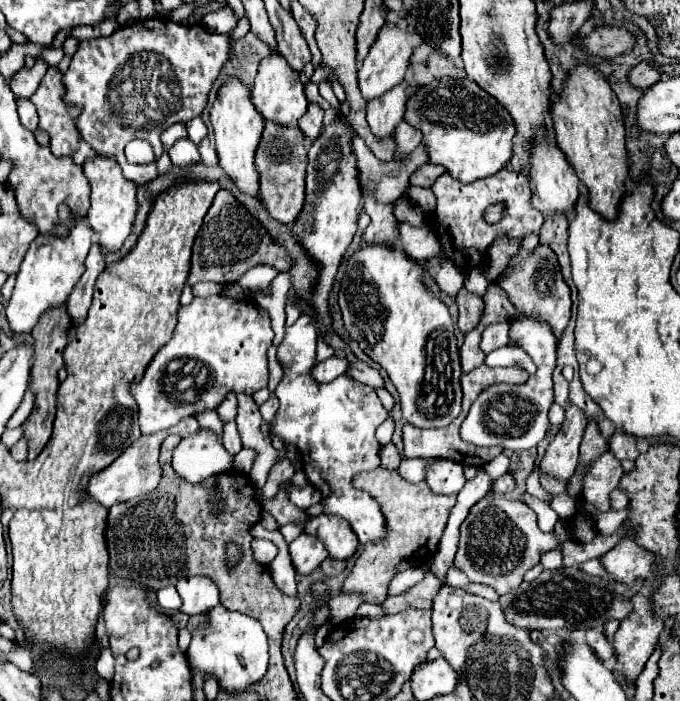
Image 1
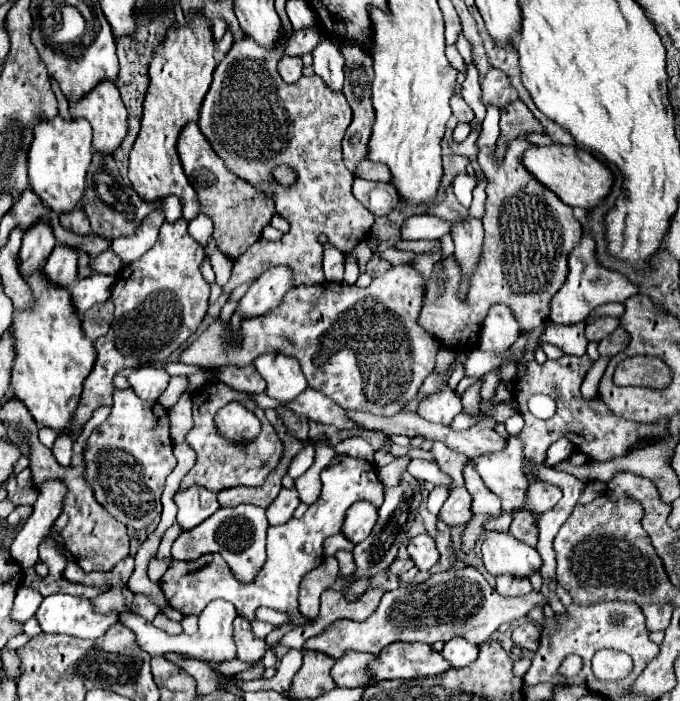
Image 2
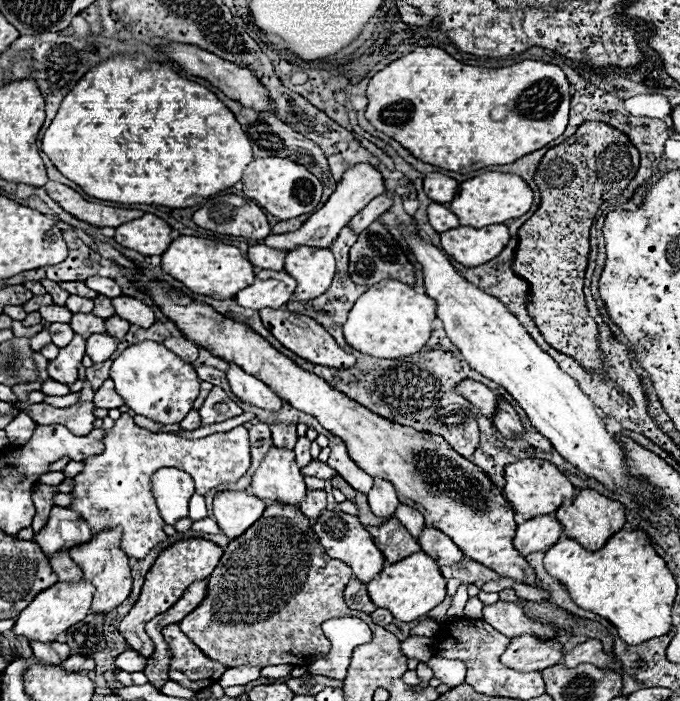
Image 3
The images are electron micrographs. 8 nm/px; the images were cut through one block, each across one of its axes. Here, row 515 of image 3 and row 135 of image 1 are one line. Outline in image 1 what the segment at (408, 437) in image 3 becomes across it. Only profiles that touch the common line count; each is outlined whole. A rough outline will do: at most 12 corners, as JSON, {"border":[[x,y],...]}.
{"border":[[468,78],[406,102],[428,162],[464,184],[512,156],[514,120]]}

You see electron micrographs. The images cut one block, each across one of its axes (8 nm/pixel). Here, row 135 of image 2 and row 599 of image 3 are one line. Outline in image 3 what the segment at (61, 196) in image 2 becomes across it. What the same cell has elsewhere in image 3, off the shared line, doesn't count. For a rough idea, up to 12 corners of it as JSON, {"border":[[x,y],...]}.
{"border":[[56,582],[14,624],[16,636],[54,642],[90,614],[94,588]]}

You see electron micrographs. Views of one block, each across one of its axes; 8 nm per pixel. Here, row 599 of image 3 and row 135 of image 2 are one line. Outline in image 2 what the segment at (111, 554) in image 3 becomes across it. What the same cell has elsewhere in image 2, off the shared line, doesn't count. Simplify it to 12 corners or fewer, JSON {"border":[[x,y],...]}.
{"border":[[114,82],[70,106],[94,130],[96,154],[112,156],[126,138],[126,108]]}

